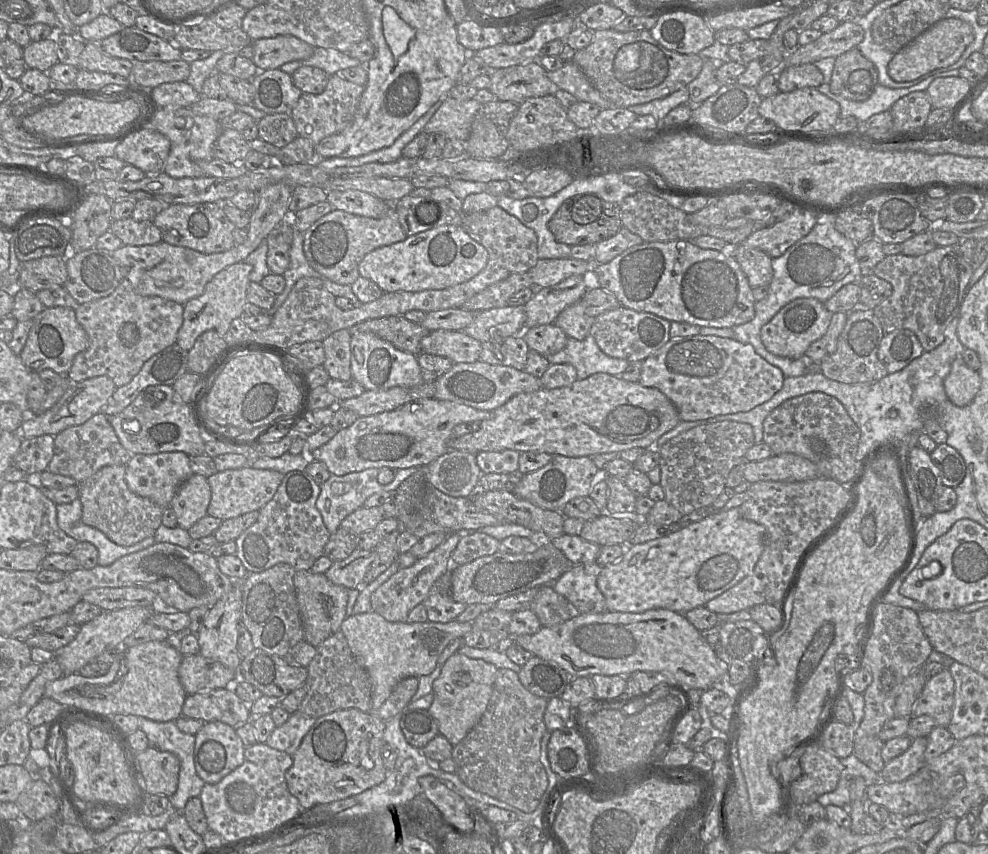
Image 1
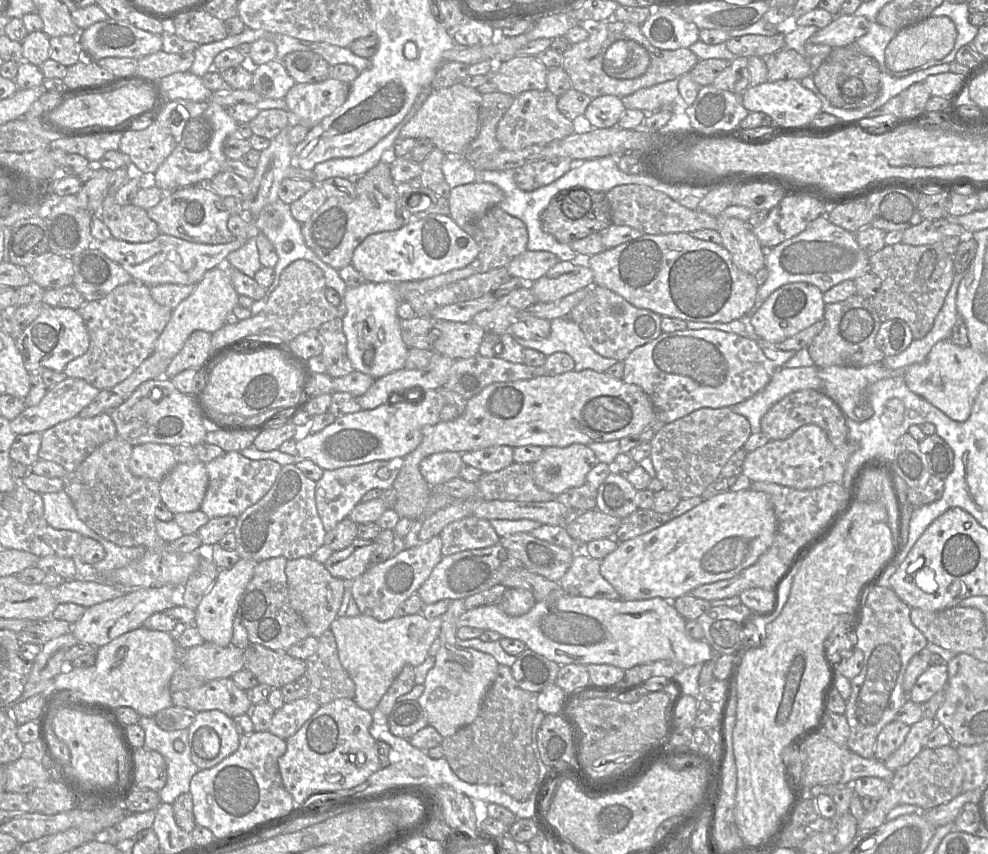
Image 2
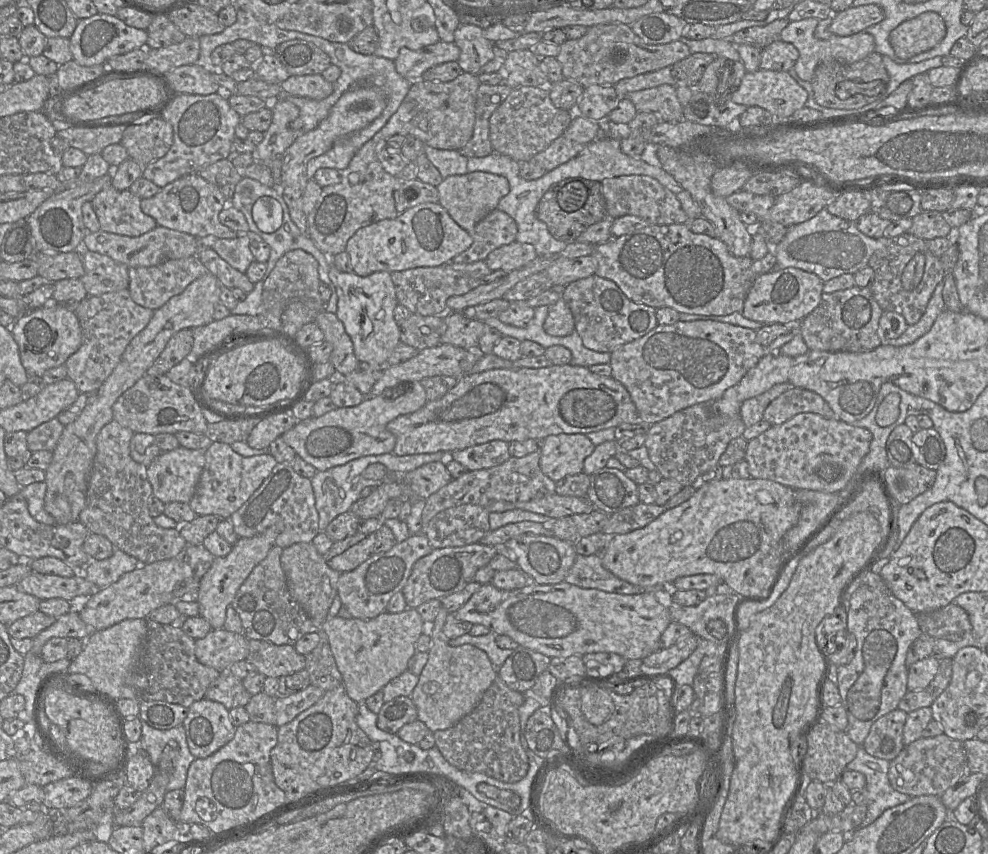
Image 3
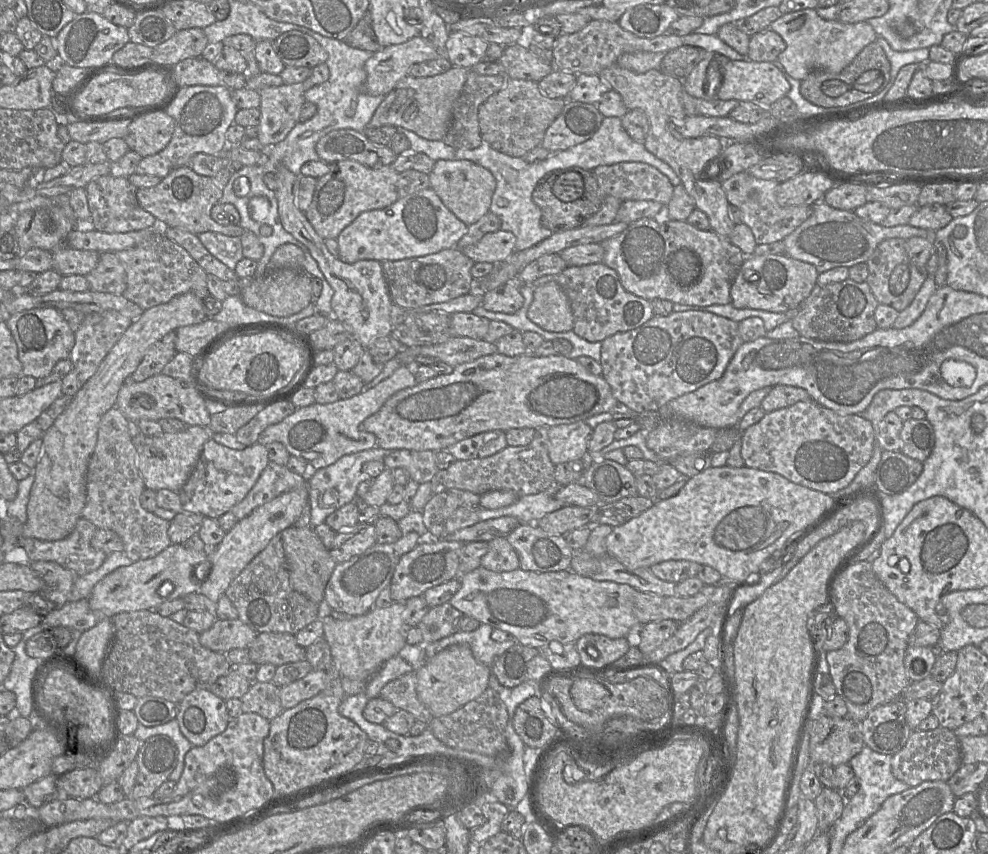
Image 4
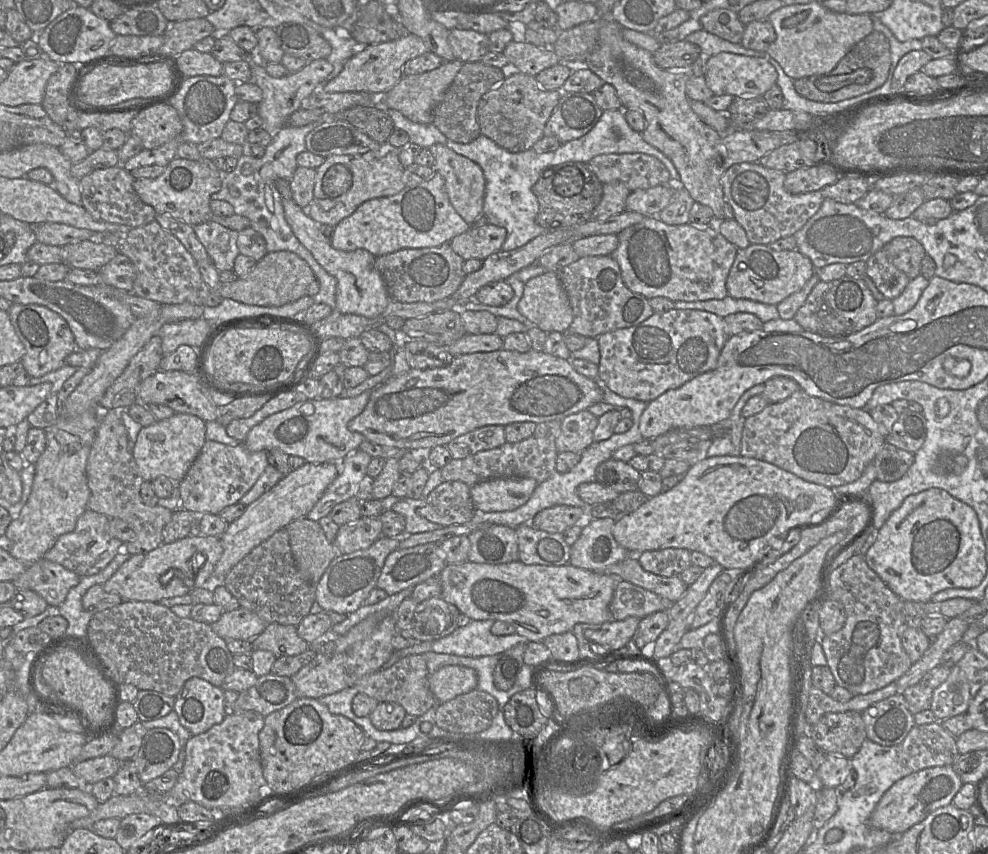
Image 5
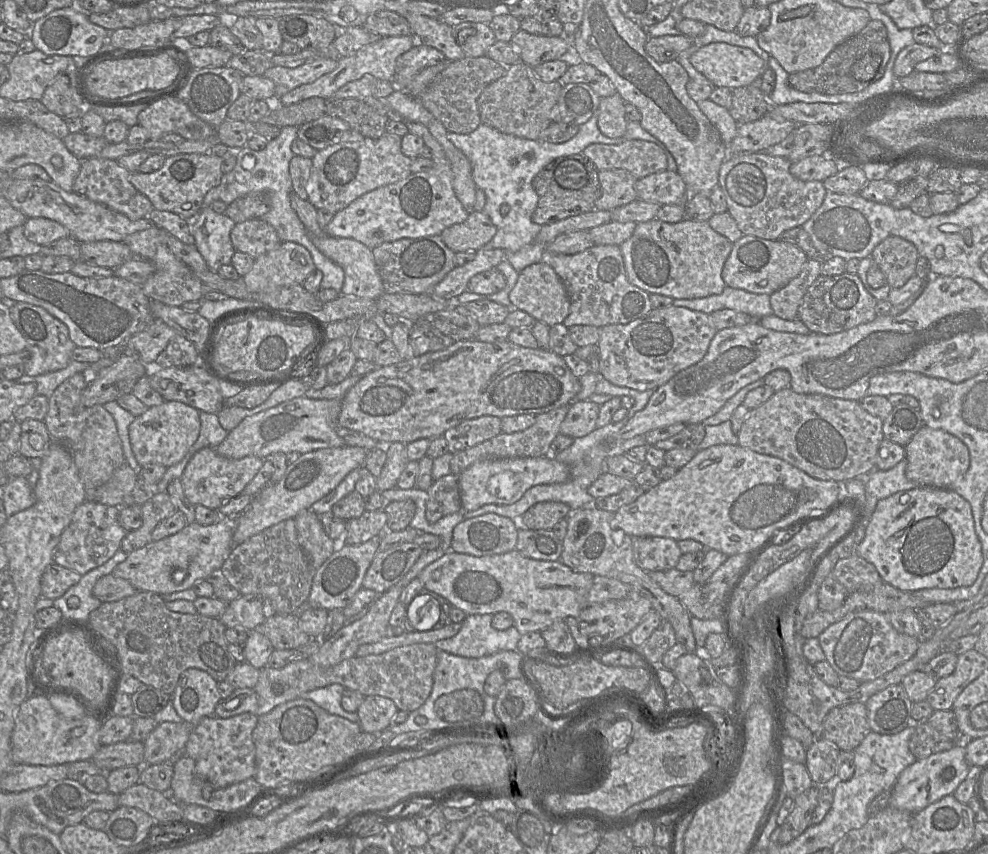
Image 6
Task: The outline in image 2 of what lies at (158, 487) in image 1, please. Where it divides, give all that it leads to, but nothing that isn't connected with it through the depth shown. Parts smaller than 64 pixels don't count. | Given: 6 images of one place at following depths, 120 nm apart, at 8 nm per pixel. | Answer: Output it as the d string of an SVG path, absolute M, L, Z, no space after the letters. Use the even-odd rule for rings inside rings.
M145 443L132 448L129 468L137 477L160 482L177 463L172 446Z

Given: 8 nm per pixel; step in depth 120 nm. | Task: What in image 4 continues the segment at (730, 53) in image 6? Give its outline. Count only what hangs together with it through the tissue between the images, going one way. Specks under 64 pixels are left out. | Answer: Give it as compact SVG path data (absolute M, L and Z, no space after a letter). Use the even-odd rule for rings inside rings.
M730 60L717 99L752 102L769 112L771 104L787 96L789 90L790 84L774 62Z

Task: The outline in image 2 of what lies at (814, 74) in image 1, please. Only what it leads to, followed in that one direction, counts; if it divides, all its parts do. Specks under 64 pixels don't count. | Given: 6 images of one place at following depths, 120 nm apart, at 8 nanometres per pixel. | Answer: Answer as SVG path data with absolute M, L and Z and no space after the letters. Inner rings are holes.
M784 47L780 51L765 58L768 81L785 79L801 80L812 75L809 60L793 49Z

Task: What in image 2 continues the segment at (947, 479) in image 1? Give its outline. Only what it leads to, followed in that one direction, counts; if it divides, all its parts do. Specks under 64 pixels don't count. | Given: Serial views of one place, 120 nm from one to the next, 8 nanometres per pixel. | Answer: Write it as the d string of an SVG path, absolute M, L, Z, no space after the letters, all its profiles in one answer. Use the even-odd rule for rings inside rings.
M936 433L919 442L932 475L945 479L953 470L954 454L950 446Z

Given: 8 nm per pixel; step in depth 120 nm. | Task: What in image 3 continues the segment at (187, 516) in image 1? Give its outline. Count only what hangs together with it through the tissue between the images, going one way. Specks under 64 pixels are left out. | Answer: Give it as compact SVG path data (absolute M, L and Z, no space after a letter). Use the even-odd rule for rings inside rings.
M179 446L157 456L147 467L153 495L165 504L189 504L205 465L205 451Z

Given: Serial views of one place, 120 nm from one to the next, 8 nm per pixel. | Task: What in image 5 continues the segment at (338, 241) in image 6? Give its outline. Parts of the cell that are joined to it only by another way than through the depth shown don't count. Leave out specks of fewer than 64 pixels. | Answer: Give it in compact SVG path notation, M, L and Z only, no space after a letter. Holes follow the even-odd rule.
M283 199L285 218L294 235L308 249L315 260L337 280L335 306L341 314L356 314L365 317L380 315L389 303L385 283L375 265L376 257L364 249L342 251L335 249L330 239L320 230L320 223L314 221L293 199Z

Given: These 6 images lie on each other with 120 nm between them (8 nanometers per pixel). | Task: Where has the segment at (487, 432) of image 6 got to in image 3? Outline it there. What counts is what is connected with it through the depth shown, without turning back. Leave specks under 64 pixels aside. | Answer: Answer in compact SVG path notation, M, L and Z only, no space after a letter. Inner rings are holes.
M493 440L450 453L451 459L462 464L467 470L488 469L498 466L510 458L509 444Z

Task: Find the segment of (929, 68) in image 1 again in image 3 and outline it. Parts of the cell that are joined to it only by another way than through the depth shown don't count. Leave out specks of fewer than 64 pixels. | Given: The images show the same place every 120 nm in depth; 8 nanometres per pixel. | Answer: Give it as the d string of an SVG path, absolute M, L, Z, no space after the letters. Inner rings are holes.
M924 12L900 23L889 35L889 42L900 63L918 63L933 58L930 51L945 36L946 27L936 12Z

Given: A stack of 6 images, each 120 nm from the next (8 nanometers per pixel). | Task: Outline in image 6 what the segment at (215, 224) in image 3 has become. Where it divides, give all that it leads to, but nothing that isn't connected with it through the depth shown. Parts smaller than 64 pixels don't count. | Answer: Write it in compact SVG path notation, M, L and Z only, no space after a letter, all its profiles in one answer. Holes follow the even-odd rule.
M177 154L168 156L162 167L151 173L139 171L130 173L131 184L152 203L153 208L175 213L185 220L191 220L202 209L207 192L219 185L222 177L223 157L206 154ZM258 191L237 198L227 205L225 215L235 223L262 218L271 207L270 192Z

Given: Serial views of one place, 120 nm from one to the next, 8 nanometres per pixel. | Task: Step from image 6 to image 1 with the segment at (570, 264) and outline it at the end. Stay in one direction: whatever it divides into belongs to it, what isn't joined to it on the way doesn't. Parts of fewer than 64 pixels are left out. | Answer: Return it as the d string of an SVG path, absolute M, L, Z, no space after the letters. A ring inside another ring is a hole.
M621 305L596 316L590 335L598 347L610 357L625 359L628 362L643 361L671 339L670 323L655 314L637 312Z

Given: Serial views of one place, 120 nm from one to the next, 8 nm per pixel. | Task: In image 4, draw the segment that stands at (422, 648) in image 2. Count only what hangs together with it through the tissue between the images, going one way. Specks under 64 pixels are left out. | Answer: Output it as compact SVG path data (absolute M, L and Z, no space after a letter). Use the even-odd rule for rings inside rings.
M393 602L386 608L374 608L362 616L354 616L346 621L335 620L331 616L321 619L333 664L341 677L351 680L369 679L386 661L399 654L407 644L409 629L403 620L404 611L405 602Z

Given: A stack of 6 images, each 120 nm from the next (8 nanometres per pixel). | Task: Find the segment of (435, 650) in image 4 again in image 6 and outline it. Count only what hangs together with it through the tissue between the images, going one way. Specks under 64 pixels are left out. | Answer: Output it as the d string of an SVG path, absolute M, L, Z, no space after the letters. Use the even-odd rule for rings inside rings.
M491 614L467 615L462 622L462 626L458 633L451 638L436 642L436 648L454 655L468 658L480 658L500 651L517 650L521 634L514 626L506 630L496 630L492 626L492 617L493 615Z

